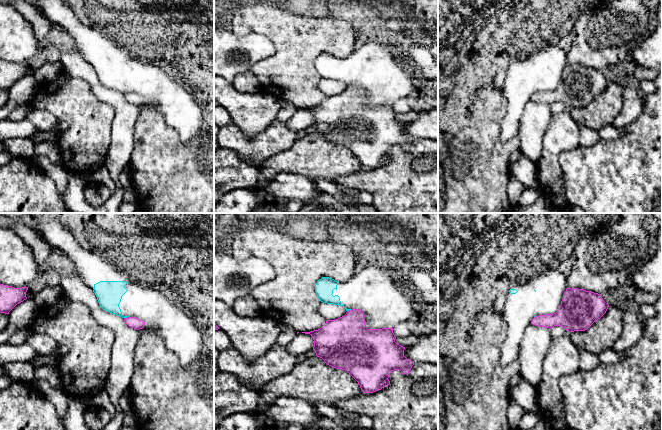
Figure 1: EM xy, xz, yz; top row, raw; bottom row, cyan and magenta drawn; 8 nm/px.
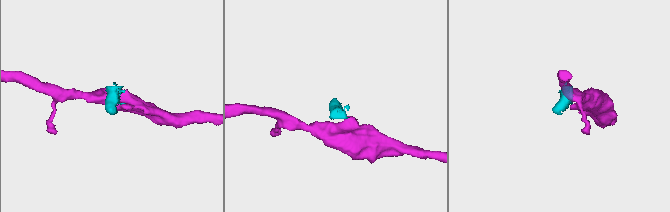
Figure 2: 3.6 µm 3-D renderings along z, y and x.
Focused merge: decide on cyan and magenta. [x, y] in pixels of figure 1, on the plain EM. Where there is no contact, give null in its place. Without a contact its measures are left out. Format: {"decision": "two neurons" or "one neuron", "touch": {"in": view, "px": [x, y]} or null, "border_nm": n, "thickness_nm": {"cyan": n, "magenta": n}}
{"decision": "two neurons", "touch": {"in": "xy", "px": [126, 93]}, "border_nm": 50, "thickness_nm": {"cyan": 200, "magenta": 90}}

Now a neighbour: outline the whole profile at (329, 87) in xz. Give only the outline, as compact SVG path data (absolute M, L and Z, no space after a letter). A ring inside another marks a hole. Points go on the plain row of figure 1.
M323 78L319 81L318 87L326 96L338 95L344 92L347 88L344 82L327 80Z

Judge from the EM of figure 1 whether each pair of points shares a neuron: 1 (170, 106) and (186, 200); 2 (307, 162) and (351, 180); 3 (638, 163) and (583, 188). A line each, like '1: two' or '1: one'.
1: two
2: two
3: one

